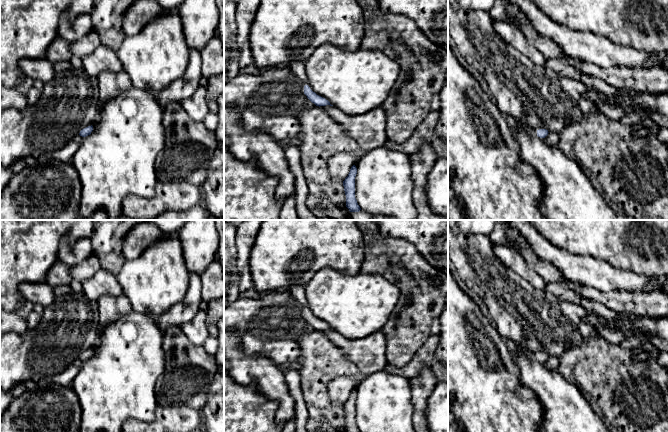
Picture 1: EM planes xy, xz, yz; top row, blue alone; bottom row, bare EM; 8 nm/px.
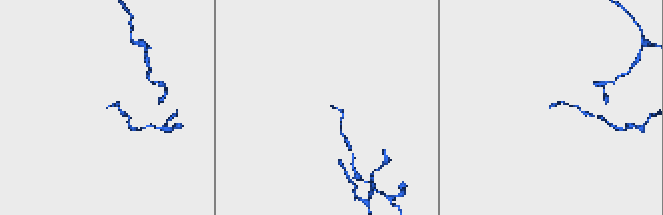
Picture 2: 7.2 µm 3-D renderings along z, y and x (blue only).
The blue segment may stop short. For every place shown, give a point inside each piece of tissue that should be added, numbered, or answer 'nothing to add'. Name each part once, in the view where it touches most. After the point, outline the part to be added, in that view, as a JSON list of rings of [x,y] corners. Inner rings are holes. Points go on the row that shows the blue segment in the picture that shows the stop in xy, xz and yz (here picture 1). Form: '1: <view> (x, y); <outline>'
1: yz (531, 131); [[[525,124],[524,128],[531,136],[537,136],[537,130],[529,127],[527,124]]]

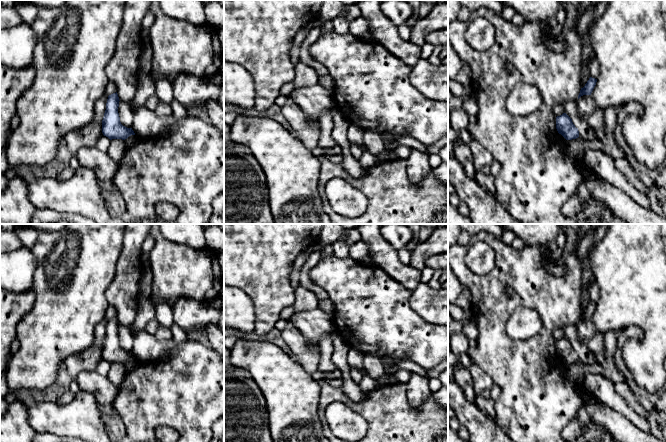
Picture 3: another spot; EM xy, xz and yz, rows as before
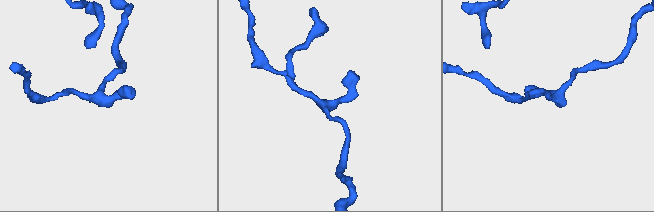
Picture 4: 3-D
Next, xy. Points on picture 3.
nothing to add

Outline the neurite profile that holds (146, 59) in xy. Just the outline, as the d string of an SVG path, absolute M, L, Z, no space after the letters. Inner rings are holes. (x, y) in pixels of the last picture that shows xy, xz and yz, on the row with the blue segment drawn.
M143 44L143 50L140 56L139 66L141 74L150 74L153 66L153 50L151 44Z

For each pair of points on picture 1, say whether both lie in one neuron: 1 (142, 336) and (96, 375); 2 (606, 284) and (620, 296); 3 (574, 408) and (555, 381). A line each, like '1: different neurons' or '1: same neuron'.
1: same neuron
2: different neurons
3: same neuron

